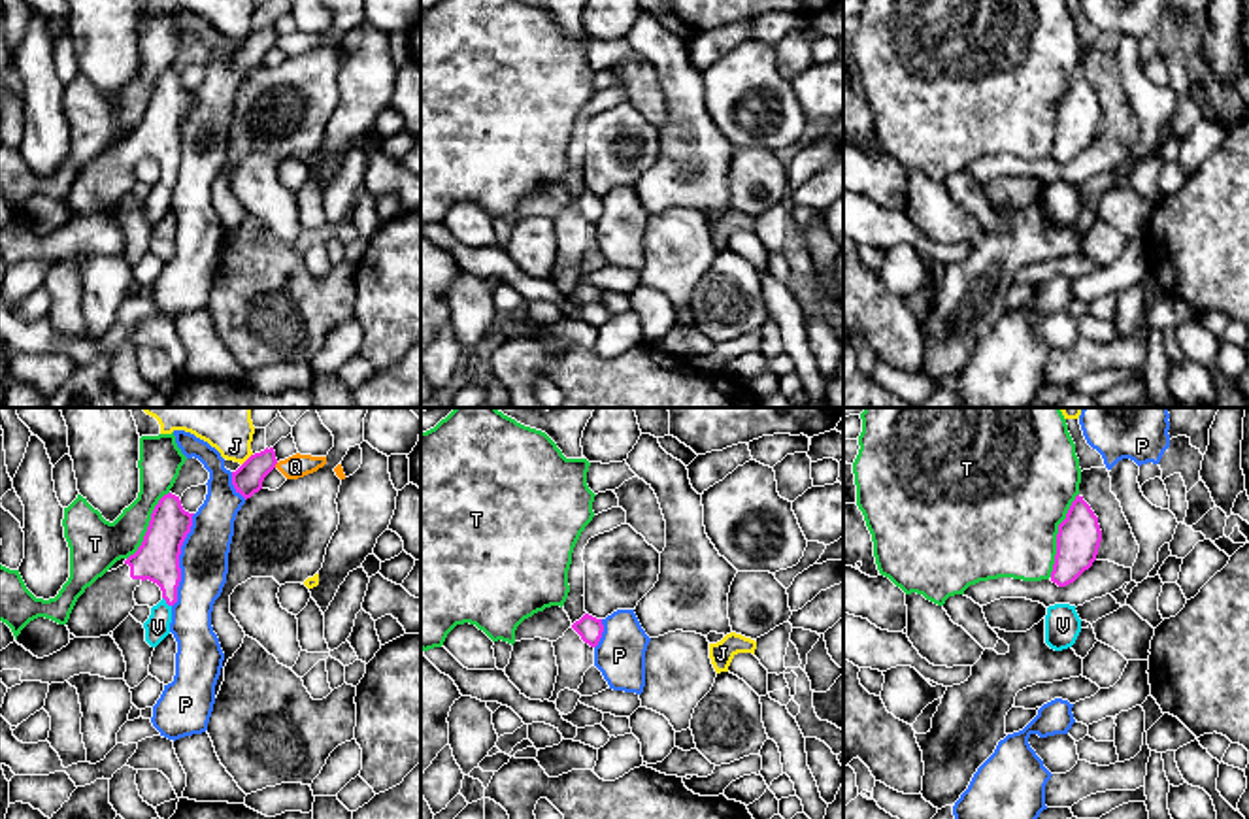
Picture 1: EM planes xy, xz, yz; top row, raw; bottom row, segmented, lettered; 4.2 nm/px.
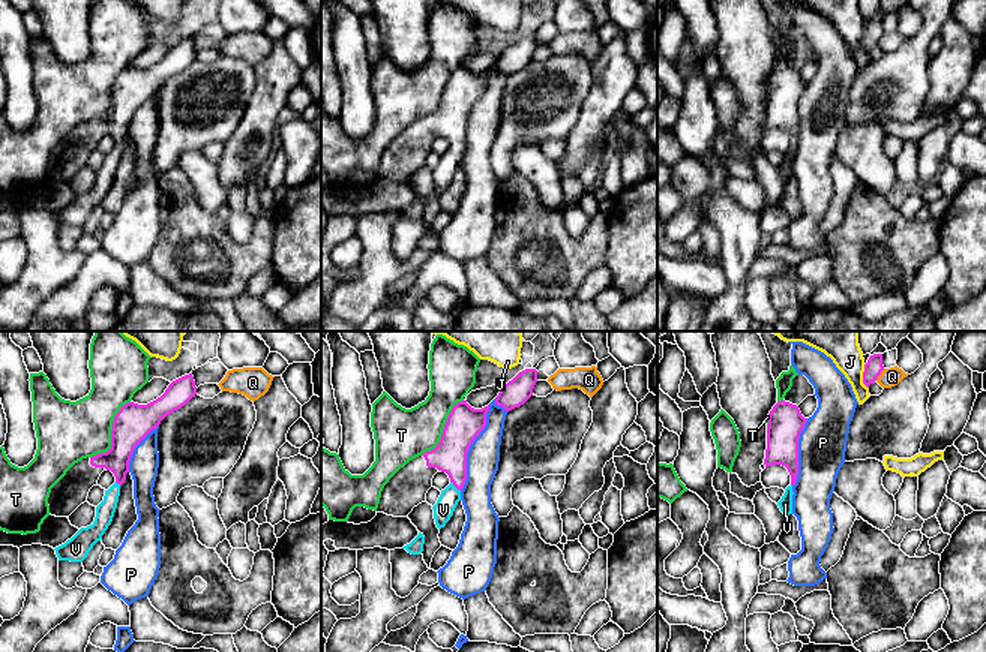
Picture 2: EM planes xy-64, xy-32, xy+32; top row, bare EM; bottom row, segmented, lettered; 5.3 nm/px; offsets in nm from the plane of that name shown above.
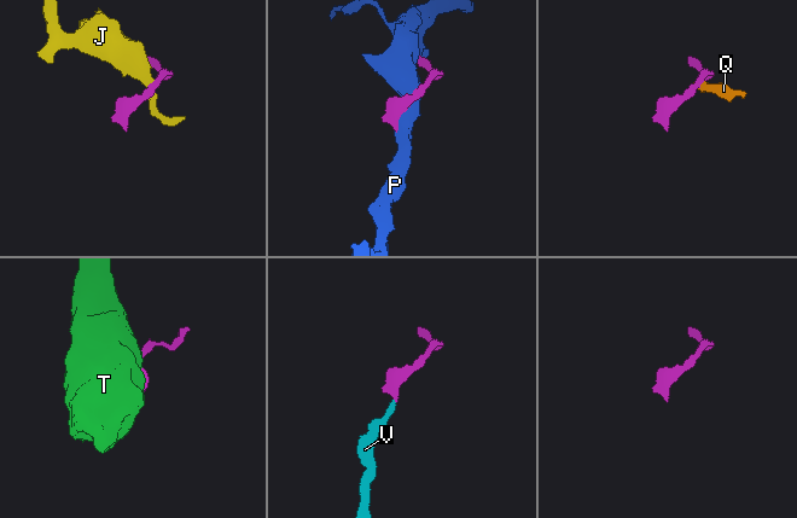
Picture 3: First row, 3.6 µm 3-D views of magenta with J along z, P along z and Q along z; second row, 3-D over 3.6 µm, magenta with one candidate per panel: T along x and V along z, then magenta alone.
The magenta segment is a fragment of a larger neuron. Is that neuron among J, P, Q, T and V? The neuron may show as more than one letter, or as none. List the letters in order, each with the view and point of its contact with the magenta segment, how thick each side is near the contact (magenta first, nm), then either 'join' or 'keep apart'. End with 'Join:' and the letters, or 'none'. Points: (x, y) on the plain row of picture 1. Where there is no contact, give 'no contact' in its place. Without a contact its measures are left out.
J: xy (248, 36) | 130/160 nm | keep apart
P: xy (178, 138) | 190/200 nm | keep apart
Q: xy (276, 40) | 130/100 nm | keep apart
T: yz (1057, 112) | 190/500 nm | keep apart
V: xy (166, 180) | 190/110 nm | join
Join: V

